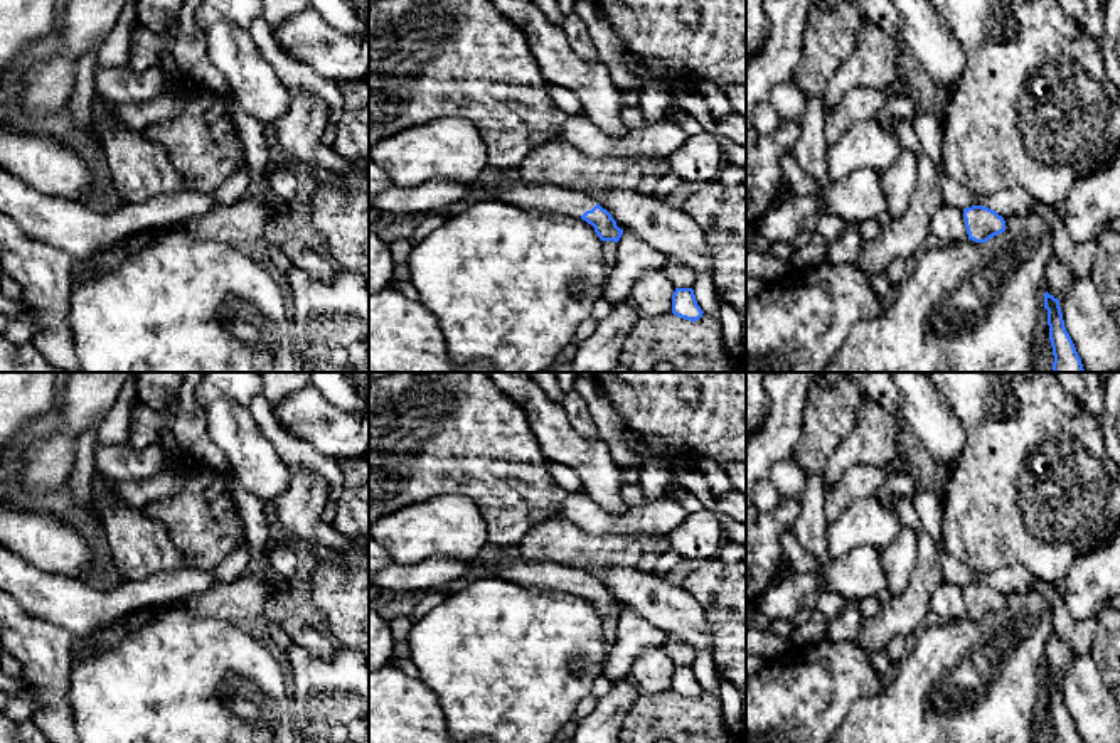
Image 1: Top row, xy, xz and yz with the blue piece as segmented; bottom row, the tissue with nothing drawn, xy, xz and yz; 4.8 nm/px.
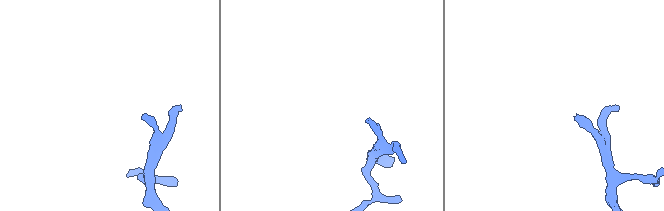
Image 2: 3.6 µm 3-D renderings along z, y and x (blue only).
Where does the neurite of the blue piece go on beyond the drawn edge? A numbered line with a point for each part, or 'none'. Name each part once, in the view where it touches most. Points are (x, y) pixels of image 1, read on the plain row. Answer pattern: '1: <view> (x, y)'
1: xz (437, 573)

